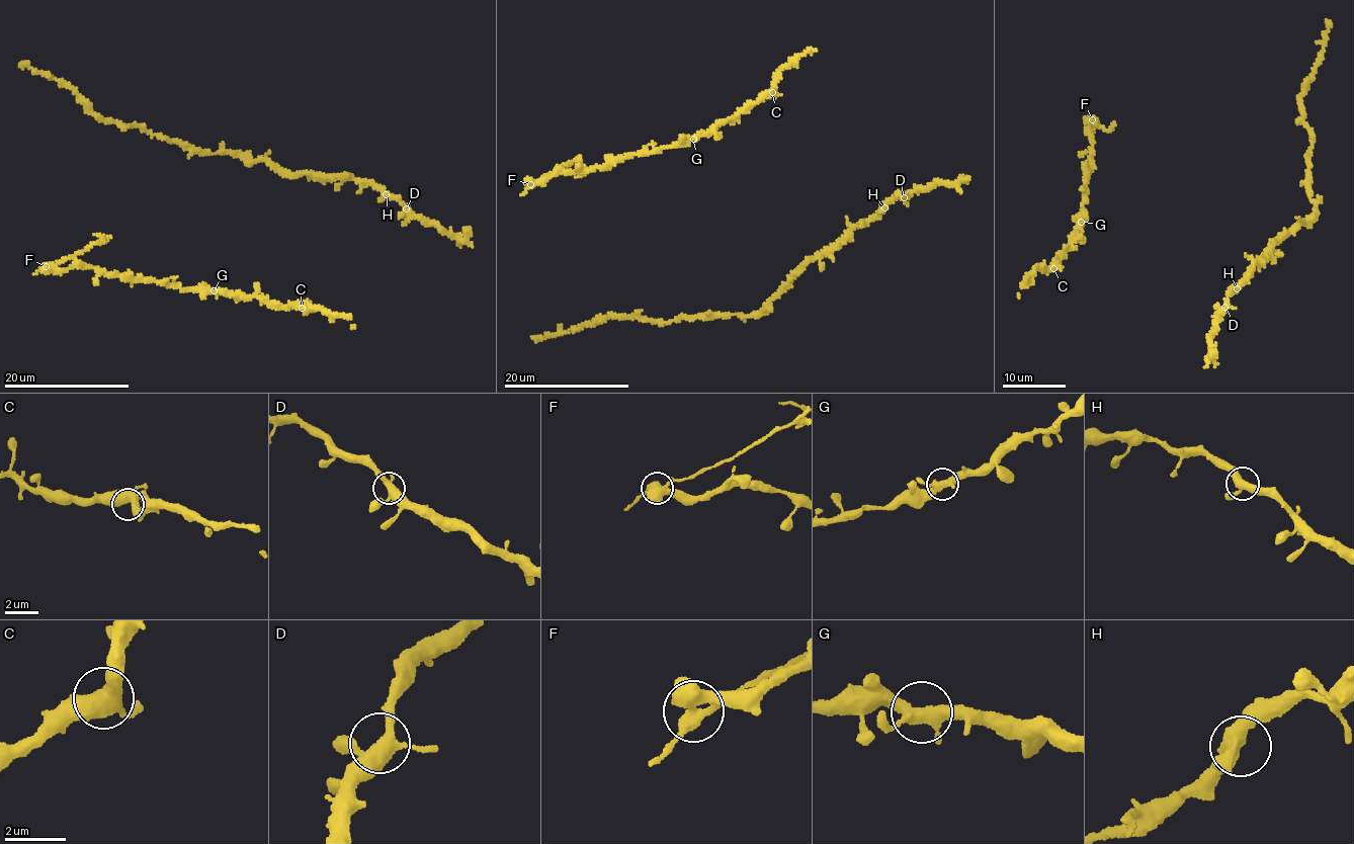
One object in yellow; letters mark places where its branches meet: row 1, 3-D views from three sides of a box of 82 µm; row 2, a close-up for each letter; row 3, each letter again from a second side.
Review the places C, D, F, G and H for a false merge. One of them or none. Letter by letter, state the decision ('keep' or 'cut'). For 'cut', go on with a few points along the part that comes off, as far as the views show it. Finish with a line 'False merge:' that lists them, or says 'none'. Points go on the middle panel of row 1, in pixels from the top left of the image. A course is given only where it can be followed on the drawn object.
C: keep
D: keep
F: cut; foreign part runs (530, 184), (576, 161), (587, 171), (575, 178)
G: keep
H: keep
False merge: F

